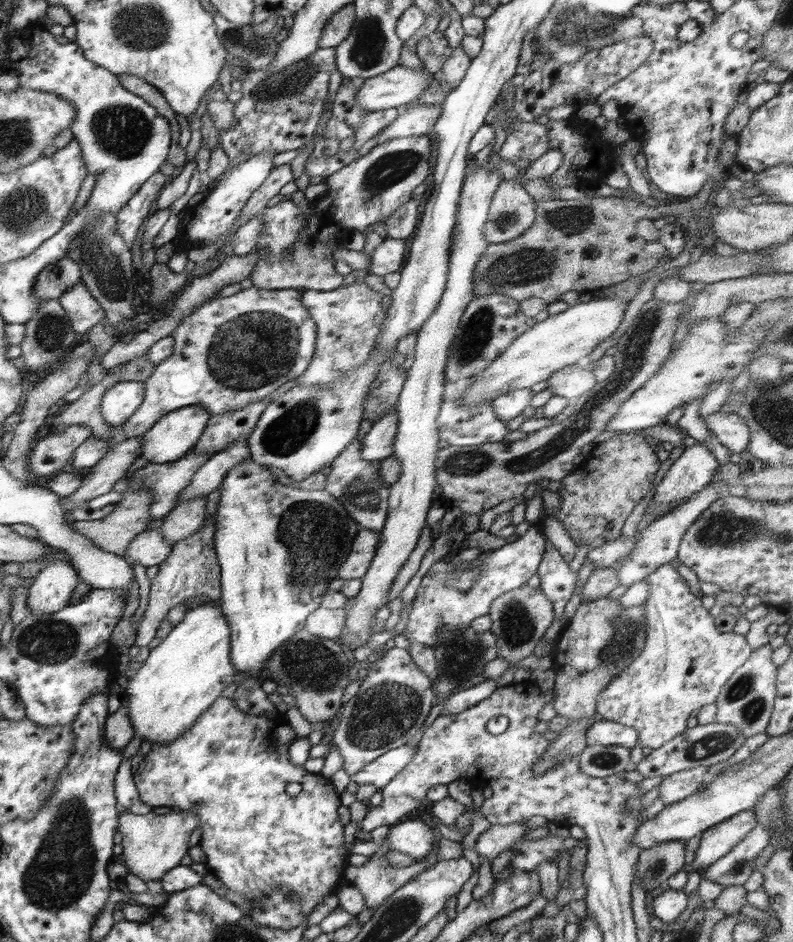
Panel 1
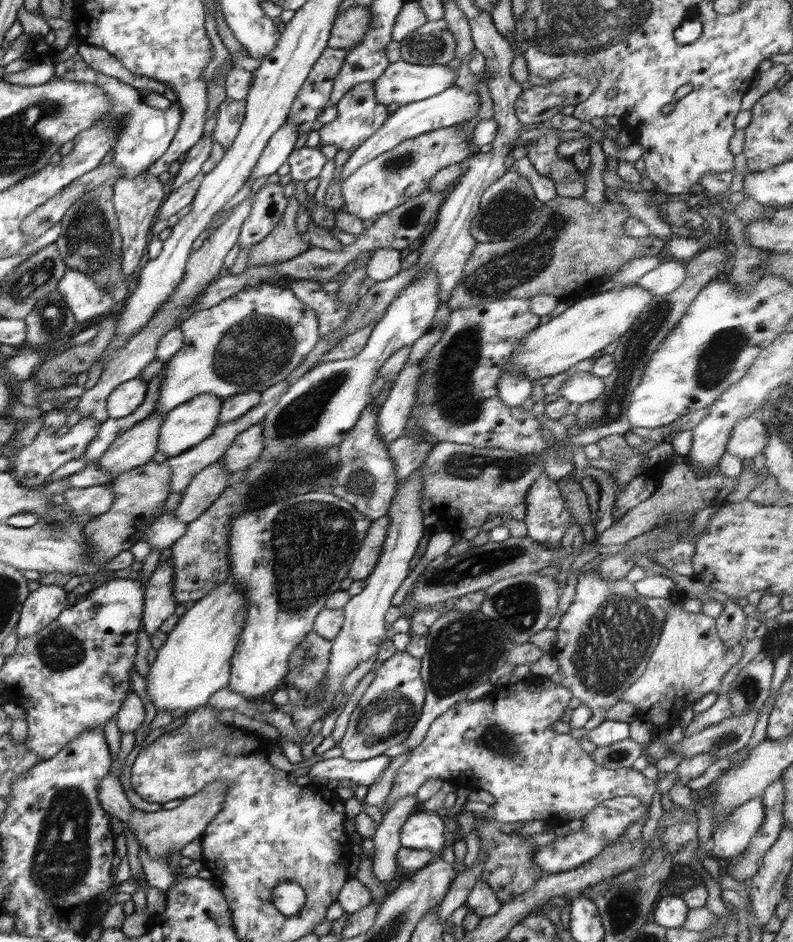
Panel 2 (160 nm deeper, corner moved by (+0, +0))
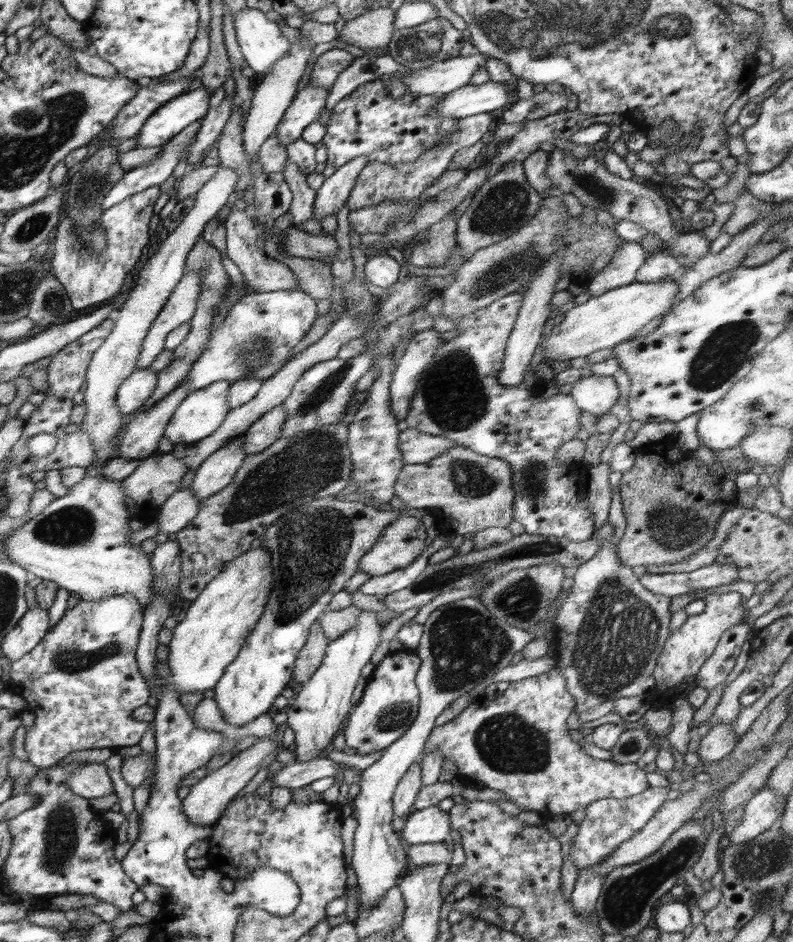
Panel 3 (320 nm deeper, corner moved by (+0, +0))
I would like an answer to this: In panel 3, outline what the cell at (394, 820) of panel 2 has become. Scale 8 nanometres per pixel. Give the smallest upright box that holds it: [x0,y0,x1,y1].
[392,764,423,817]

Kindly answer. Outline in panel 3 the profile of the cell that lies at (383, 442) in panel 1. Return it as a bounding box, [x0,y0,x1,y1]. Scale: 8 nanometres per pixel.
[390,329,444,421]

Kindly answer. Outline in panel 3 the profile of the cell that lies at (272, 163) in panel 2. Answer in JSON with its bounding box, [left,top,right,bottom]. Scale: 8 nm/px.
[277,83,329,148]

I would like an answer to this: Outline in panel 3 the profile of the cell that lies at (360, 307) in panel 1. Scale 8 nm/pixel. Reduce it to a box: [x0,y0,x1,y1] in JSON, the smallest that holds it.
[224,204,301,292]

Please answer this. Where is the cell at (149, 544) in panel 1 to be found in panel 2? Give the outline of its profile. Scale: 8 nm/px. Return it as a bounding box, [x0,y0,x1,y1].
[144,511,187,550]

